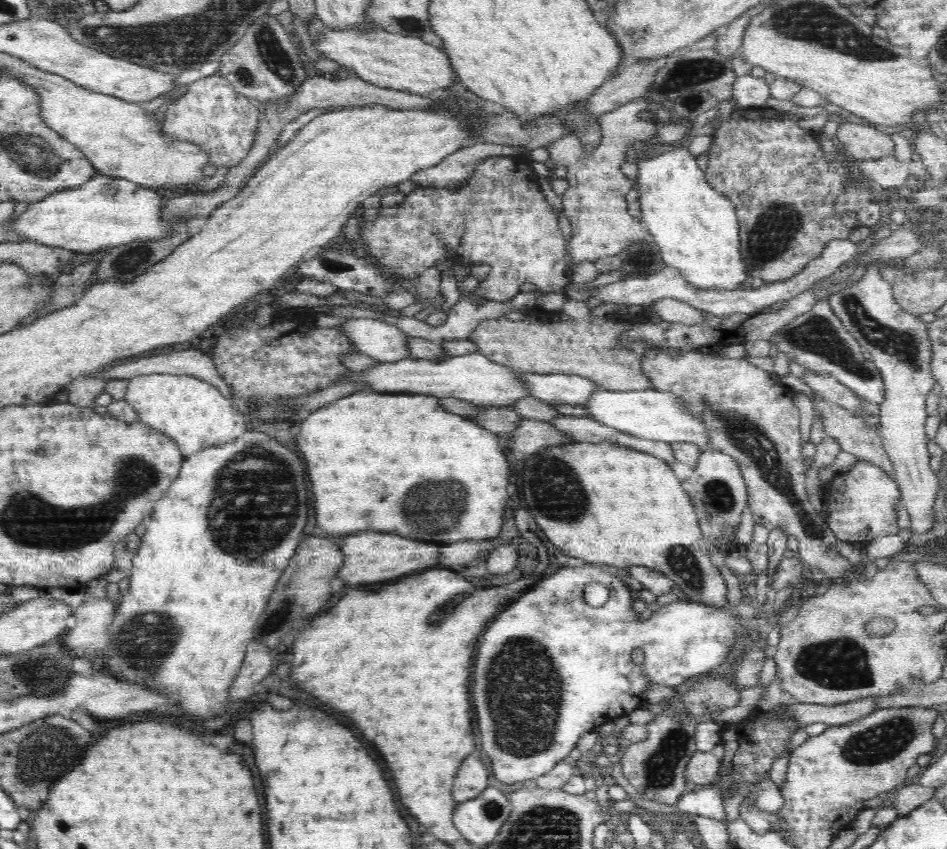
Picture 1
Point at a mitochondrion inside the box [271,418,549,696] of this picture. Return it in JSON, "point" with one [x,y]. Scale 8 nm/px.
{"point":[430,510]}

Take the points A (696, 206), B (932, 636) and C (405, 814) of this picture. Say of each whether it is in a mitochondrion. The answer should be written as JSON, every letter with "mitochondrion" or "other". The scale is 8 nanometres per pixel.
{"A":"other","B":"other","C":"other"}

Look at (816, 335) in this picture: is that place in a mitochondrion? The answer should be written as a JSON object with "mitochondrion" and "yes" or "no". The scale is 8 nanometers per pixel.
{"mitochondrion":"yes"}

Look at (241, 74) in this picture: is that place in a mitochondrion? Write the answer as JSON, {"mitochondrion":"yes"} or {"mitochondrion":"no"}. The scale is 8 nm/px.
{"mitochondrion":"yes"}

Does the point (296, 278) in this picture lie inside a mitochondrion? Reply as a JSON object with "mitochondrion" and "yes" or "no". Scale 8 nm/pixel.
{"mitochondrion":"no"}

